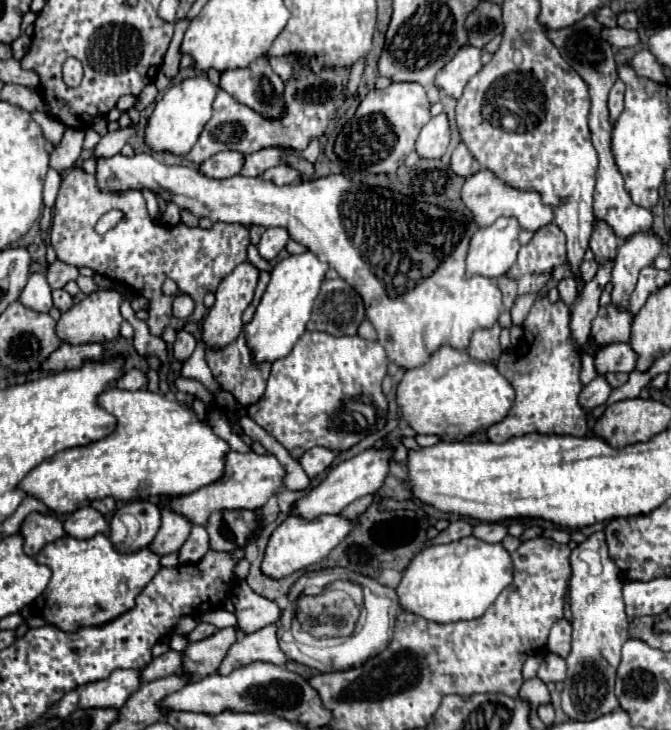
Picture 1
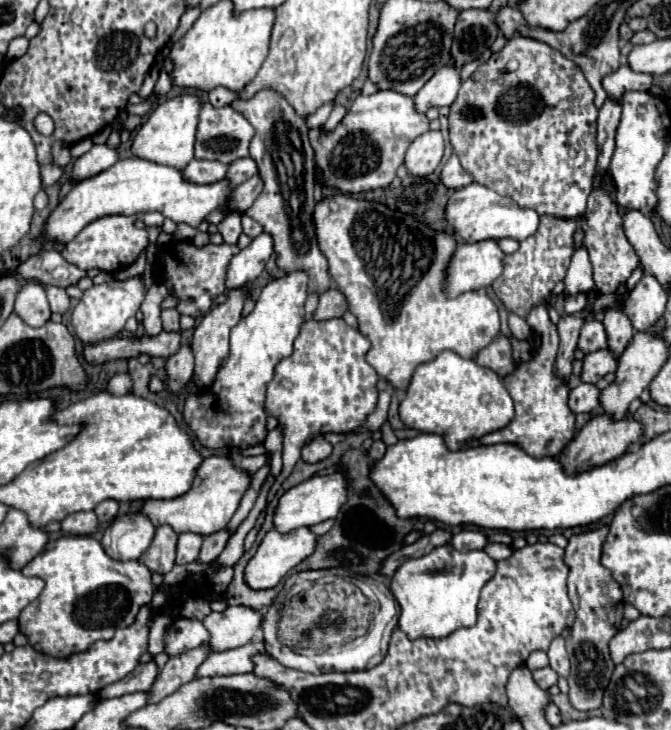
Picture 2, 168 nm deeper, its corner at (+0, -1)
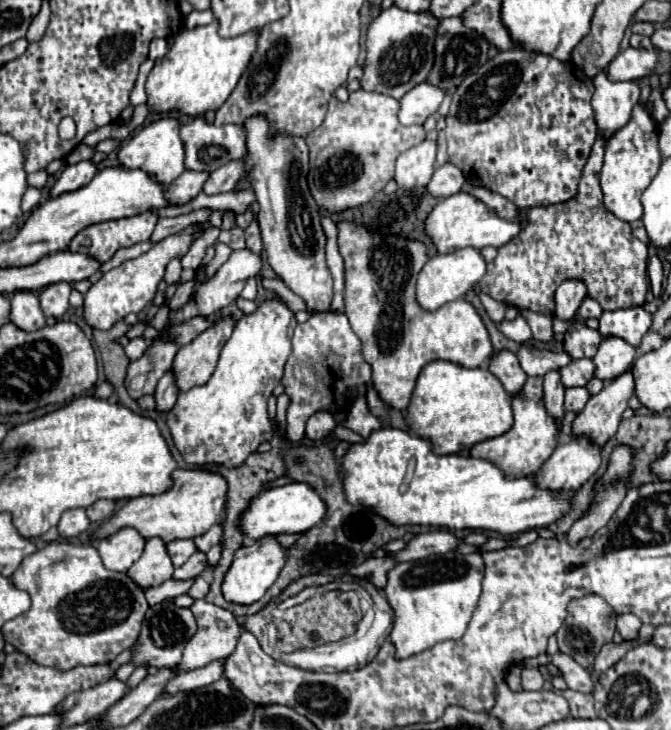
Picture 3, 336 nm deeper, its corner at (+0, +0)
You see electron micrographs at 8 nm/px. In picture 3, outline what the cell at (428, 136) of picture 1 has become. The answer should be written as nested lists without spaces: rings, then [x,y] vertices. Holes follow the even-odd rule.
[[[424,141],[408,151],[404,151],[396,161],[394,179],[400,189],[414,189],[426,187],[428,179],[432,177],[436,161],[436,143]]]

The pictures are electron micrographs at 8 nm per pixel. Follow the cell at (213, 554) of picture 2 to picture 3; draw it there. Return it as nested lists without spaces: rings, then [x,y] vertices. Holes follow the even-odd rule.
[[[196,551],[182,567],[174,569],[172,579],[178,579],[178,581],[194,579],[194,577],[198,577],[198,575],[204,571],[204,567],[206,567],[206,555],[200,553],[200,551]]]

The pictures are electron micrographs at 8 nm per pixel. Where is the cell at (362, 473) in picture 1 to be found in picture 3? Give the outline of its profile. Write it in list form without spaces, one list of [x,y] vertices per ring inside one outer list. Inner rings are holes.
[[[286,483],[282,487],[264,489],[256,497],[252,497],[248,503],[248,511],[244,511],[240,515],[238,527],[244,533],[244,537],[254,539],[254,541],[262,539],[266,535],[300,533],[300,531],[306,531],[308,527],[314,527],[316,523],[320,523],[320,519],[324,517],[324,511],[326,511],[326,505],[322,503],[320,495],[312,487],[308,487],[304,483]]]

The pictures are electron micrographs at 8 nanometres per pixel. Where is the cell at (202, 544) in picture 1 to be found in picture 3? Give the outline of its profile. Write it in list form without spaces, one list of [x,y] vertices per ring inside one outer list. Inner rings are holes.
[[[180,539],[180,541],[170,541],[166,545],[166,551],[168,551],[170,559],[172,559],[172,565],[180,567],[182,563],[188,561],[188,557],[192,553],[196,553],[196,545],[194,545],[192,539]]]

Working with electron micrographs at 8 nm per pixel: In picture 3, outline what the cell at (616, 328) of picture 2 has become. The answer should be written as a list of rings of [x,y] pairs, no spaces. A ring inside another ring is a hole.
[[[604,339],[598,347],[598,353],[592,357],[592,363],[596,367],[594,377],[600,381],[612,381],[626,373],[634,363],[636,349],[622,339]]]

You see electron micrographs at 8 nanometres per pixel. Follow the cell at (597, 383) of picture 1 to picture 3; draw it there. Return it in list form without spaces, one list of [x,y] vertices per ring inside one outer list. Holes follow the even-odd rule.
[[[572,387],[566,389],[566,401],[564,401],[564,409],[566,411],[574,411],[580,413],[584,409],[584,405],[588,403],[590,393],[586,391],[586,387]]]

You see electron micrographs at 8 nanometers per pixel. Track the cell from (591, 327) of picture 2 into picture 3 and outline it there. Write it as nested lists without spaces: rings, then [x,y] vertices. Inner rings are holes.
[[[580,319],[574,321],[568,331],[564,333],[564,351],[572,359],[582,359],[582,357],[592,357],[598,351],[602,337],[596,329],[588,329]]]

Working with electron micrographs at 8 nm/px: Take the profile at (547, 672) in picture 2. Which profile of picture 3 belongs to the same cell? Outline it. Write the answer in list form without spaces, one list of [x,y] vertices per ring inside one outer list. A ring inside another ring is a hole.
[[[524,669],[522,671],[522,687],[526,691],[540,691],[544,685],[544,677],[538,669]]]

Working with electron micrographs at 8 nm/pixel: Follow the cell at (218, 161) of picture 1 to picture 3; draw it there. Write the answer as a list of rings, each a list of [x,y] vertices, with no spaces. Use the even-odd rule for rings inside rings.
[[[184,171],[178,179],[174,179],[170,185],[164,189],[164,197],[170,205],[184,205],[190,199],[194,199],[204,185],[204,179],[208,173],[196,173],[196,171]]]

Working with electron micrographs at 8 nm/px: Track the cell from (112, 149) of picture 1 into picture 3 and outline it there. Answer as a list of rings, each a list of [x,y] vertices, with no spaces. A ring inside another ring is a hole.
[[[80,161],[76,165],[66,165],[62,175],[58,177],[58,181],[52,185],[50,189],[50,197],[58,197],[62,193],[68,193],[68,191],[76,191],[84,185],[88,185],[92,181],[92,177],[96,175],[96,165],[92,161]]]

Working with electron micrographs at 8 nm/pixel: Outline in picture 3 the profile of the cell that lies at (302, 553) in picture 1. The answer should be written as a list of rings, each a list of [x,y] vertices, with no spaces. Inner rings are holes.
[[[262,537],[260,541],[254,541],[254,545],[240,547],[234,553],[232,565],[224,575],[224,583],[222,583],[224,599],[238,605],[250,605],[258,601],[268,591],[268,587],[276,581],[280,569],[284,567],[284,551],[286,549],[274,537]]]

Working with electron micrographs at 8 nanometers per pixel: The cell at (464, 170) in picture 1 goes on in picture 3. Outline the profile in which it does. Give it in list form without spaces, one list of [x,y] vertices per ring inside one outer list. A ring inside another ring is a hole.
[[[446,163],[434,171],[430,183],[426,185],[426,191],[436,199],[444,199],[444,197],[458,193],[462,189],[464,181],[466,181],[464,173],[456,165]]]

